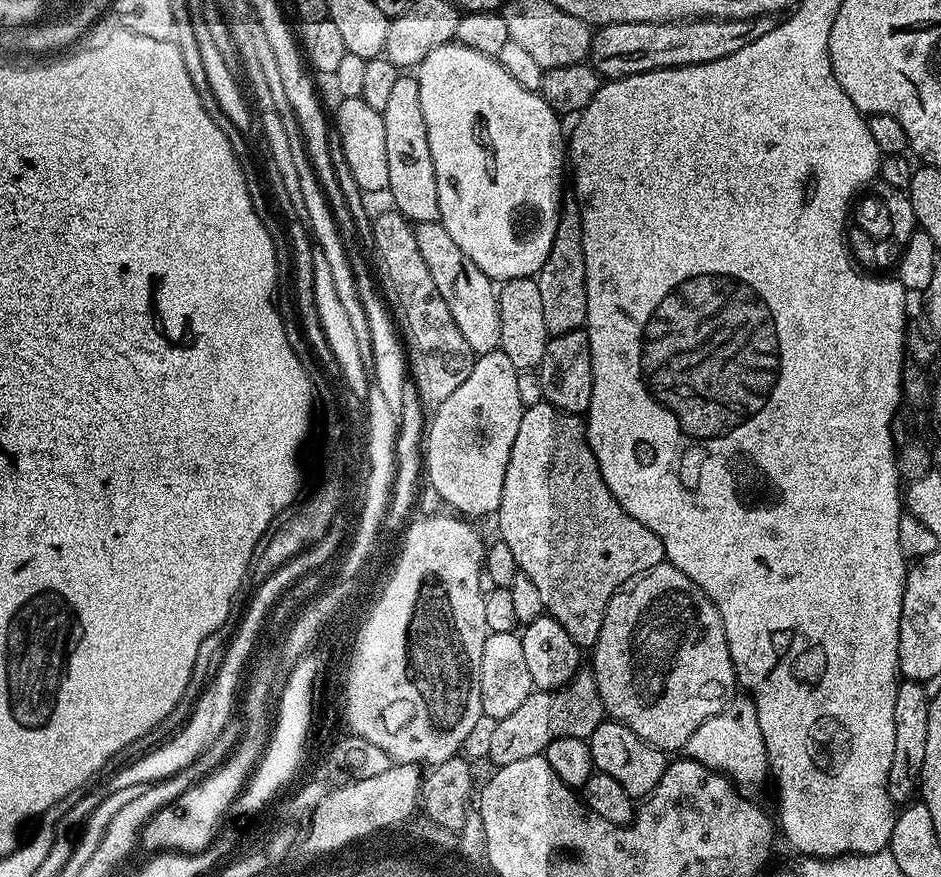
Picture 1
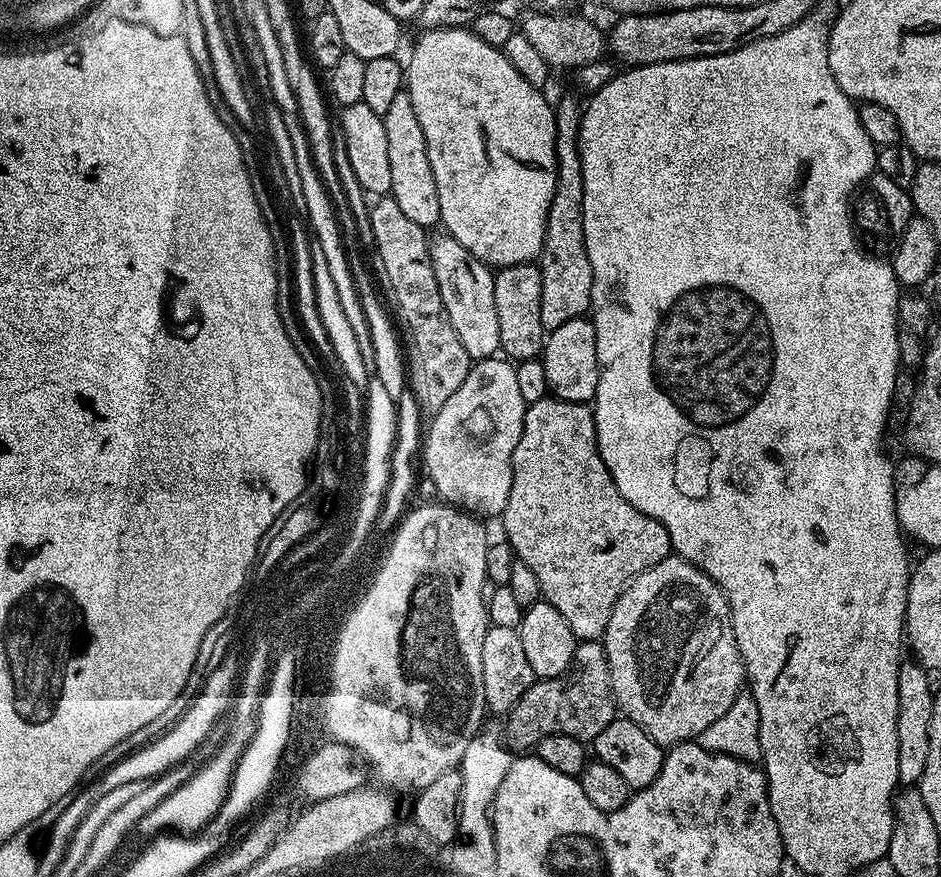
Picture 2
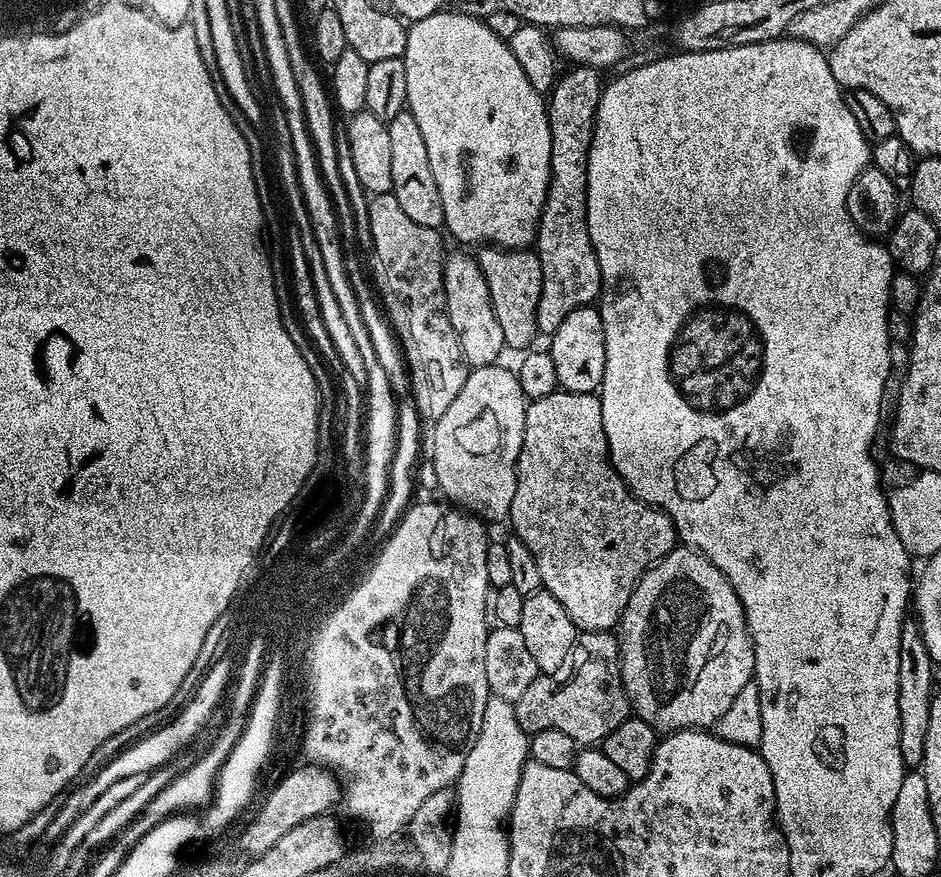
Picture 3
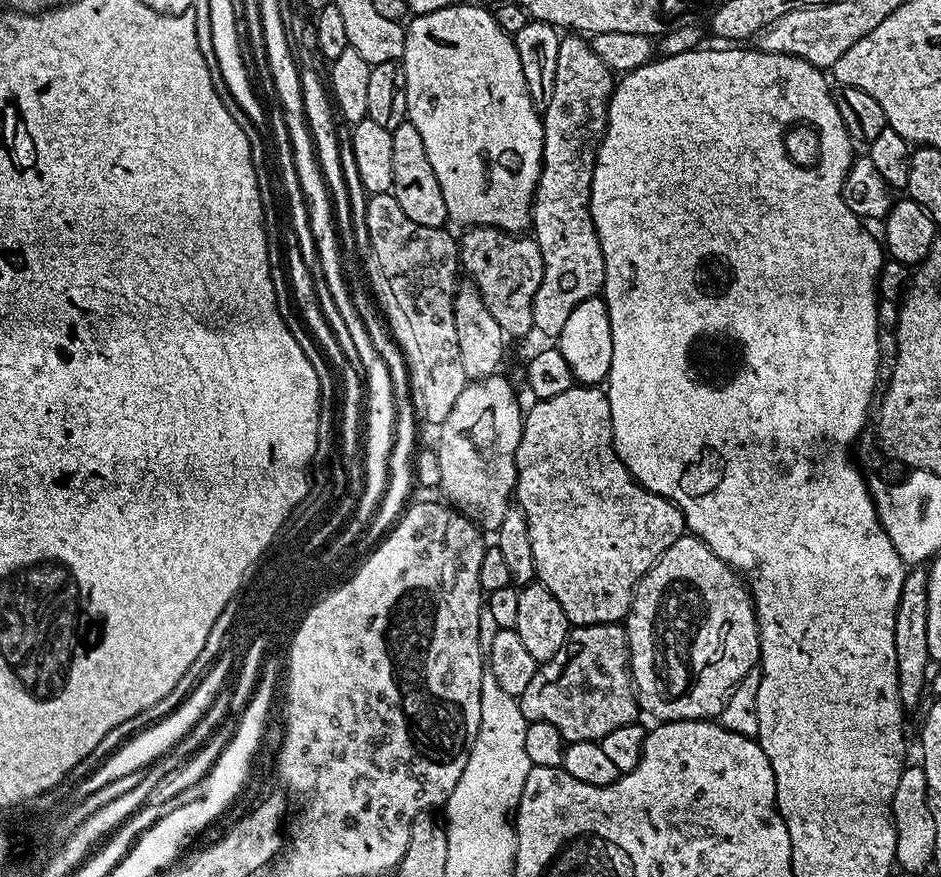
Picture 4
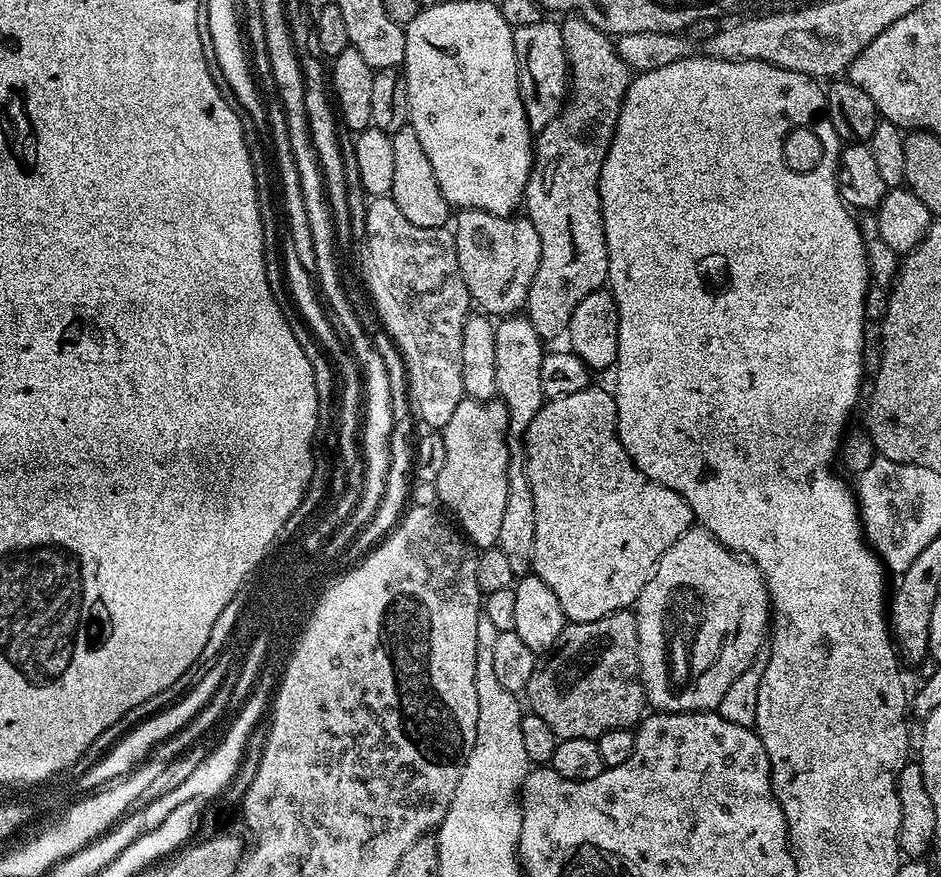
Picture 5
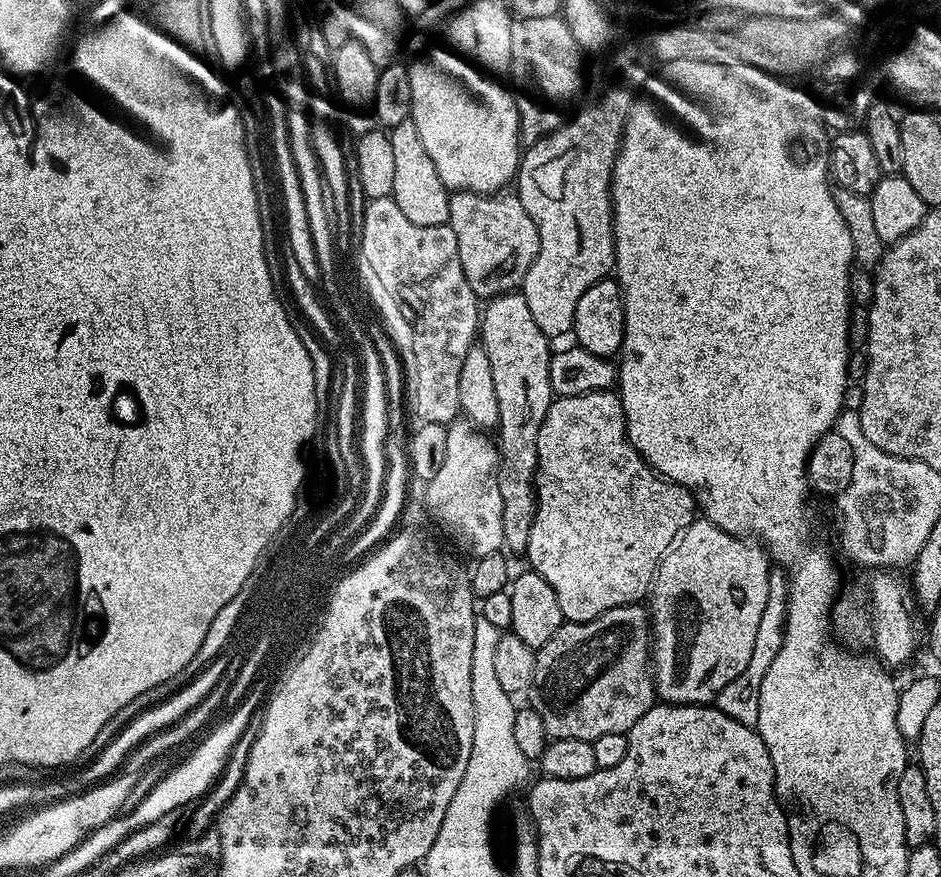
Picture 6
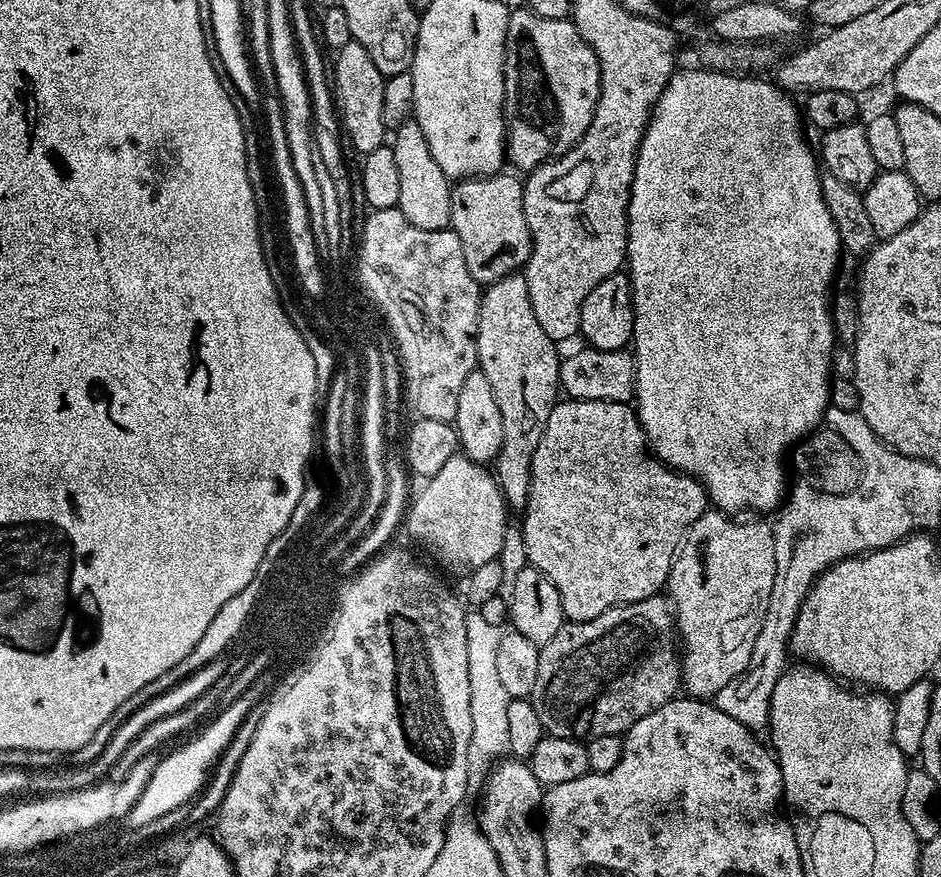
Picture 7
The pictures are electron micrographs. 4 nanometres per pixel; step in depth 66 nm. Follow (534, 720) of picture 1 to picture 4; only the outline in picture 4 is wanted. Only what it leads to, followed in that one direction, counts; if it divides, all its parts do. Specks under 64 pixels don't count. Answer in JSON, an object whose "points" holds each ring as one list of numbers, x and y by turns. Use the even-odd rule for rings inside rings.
{"points":[[582,624,573,627,558,654,554,654,552,660,543,661,537,667,534,678,530,678,530,686,526,686,526,690,518,699,522,714,527,720,550,722,550,726,555,726,565,742,598,742,606,738,610,730,618,730,618,726,633,723,637,719,638,701,628,667,628,634,625,625]]}

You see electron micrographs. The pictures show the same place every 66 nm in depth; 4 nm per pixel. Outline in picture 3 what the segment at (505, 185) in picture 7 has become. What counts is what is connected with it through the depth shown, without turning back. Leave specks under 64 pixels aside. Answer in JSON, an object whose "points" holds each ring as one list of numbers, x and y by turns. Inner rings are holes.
{"points":[[484,246,479,249,478,259,486,286,490,286,490,302,494,306,494,318,498,318,498,326,502,326,505,349,531,349,540,331,538,298,542,298,542,266,539,256,535,251,522,248]]}

